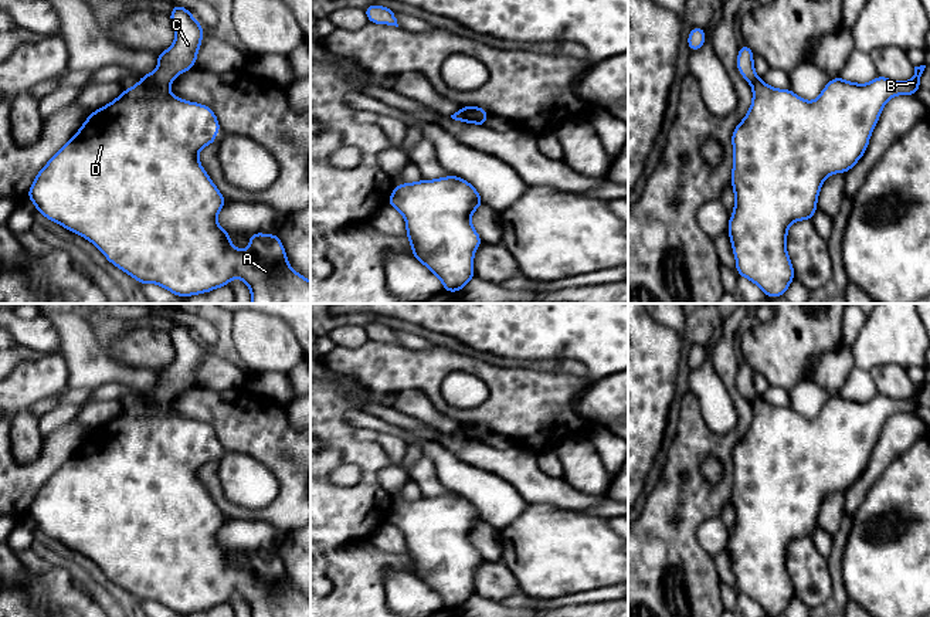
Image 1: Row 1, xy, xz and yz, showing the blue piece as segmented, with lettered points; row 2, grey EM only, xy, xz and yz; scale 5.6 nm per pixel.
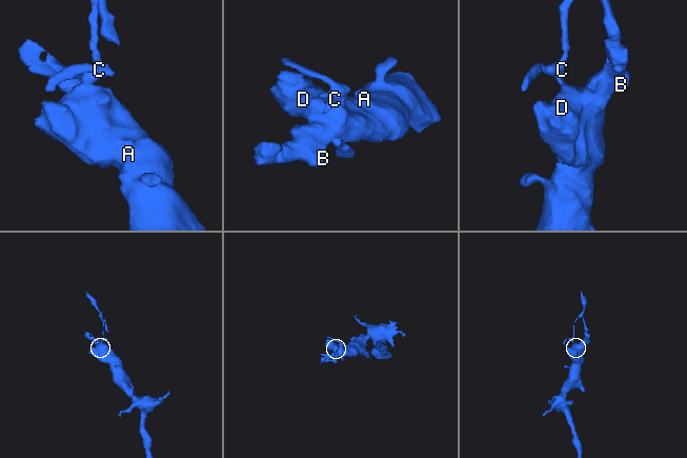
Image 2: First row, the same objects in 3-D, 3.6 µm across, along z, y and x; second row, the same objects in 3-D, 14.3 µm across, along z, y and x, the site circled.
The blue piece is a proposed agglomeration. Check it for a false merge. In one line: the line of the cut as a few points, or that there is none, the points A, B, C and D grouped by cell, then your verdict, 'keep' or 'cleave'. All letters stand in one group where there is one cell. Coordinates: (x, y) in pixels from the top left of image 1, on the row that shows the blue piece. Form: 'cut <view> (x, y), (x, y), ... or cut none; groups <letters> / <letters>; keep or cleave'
cut xy (142, 78), (167, 84); groups A B D / C; cleave

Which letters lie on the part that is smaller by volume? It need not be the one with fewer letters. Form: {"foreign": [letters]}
{"foreign": ["C"]}

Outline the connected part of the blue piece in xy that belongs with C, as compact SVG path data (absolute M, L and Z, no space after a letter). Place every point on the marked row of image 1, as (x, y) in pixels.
M174 4L169 16L176 33L174 43L166 51L156 54L159 60L156 71L142 75L146 82L172 84L179 74L196 65L204 35L203 26L180 4Z

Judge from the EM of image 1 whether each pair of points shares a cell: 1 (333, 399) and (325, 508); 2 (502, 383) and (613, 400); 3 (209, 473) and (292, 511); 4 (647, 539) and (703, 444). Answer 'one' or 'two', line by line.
1: one
2: two
3: one
4: one

